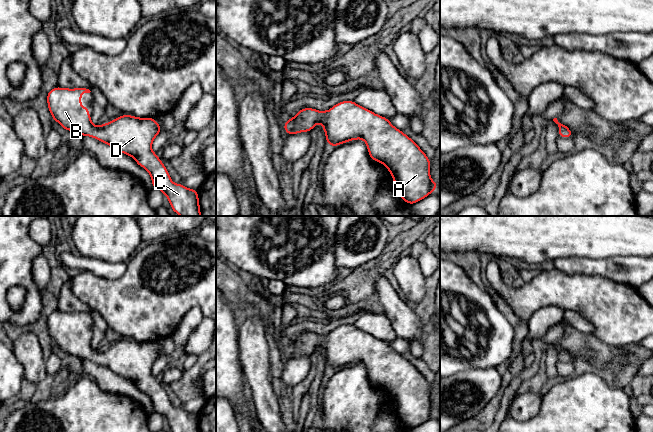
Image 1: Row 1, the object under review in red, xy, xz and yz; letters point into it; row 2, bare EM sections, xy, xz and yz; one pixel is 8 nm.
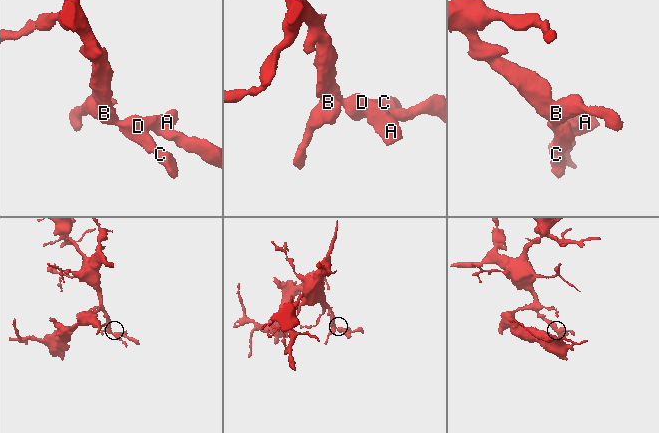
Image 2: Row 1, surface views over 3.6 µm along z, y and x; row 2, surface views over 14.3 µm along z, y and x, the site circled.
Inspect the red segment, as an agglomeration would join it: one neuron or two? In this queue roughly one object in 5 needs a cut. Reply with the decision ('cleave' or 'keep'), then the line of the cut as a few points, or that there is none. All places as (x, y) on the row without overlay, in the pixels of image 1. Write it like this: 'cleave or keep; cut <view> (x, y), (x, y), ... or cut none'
keep; cut none

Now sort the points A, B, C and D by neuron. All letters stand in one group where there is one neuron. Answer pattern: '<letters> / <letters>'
A B C D

